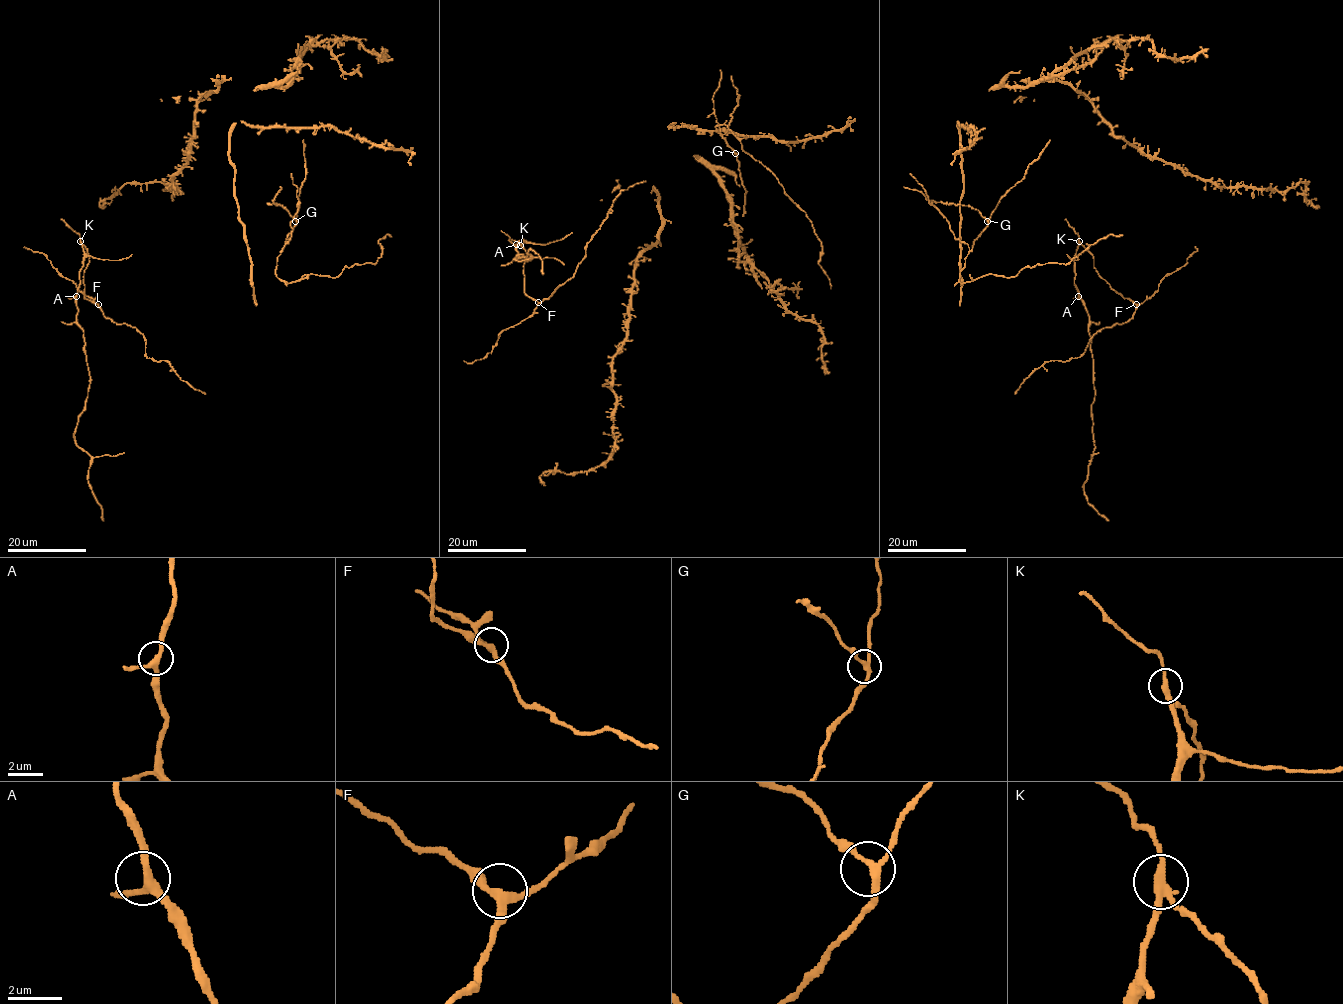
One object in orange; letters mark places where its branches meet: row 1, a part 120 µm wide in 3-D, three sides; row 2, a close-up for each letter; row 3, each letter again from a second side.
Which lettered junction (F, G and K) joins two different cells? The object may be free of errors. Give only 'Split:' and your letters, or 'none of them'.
Split: K

